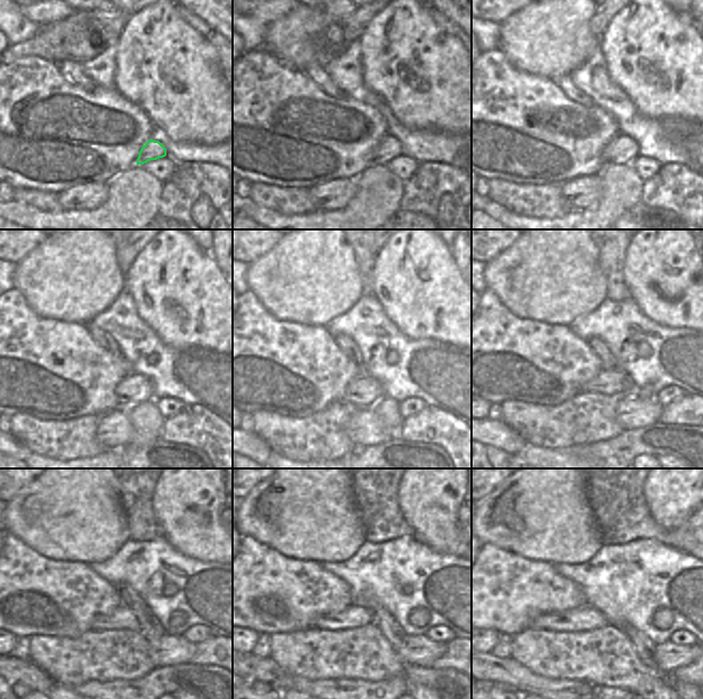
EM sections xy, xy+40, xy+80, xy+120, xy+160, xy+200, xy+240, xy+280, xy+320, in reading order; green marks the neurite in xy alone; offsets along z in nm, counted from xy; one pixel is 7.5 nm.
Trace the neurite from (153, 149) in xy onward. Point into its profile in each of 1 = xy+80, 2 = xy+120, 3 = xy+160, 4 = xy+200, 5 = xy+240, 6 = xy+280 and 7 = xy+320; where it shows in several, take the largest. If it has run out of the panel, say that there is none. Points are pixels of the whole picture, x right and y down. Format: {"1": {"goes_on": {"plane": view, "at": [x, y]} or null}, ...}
{"1": {"goes_on": {"plane": "xy+80", "at": [622, 149]}}, "2": {"goes_on": {"plane": "xy+120", "at": [136, 388]}}, "3": {"goes_on": {"plane": "xy+160", "at": [364, 392]}}, "4": {"goes_on": {"plane": "xy+200", "at": [613, 382]}}, "5": {"goes_on": {"plane": "xy+240", "at": [122, 618]}}, "6": {"goes_on": {"plane": "xy+280", "at": [355, 616]}}, "7": {"goes_on": {"plane": "xy+320", "at": [584, 618]}}}

